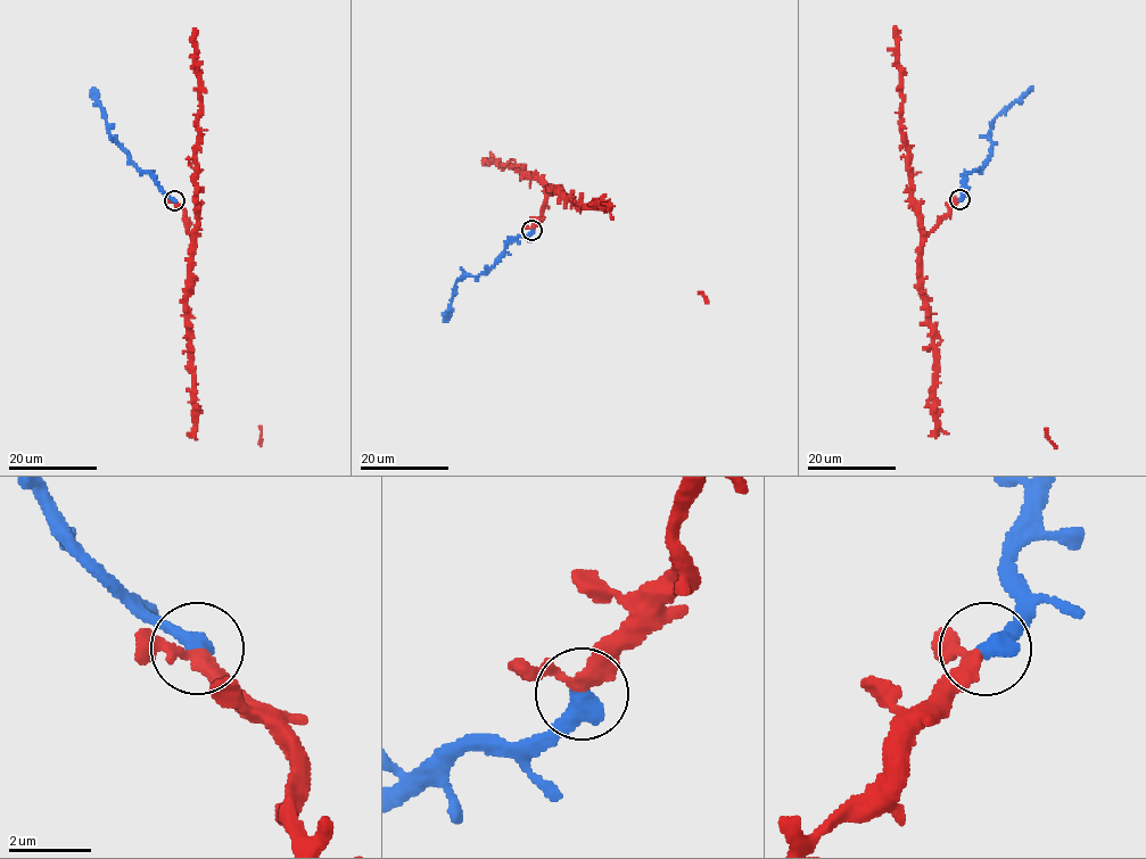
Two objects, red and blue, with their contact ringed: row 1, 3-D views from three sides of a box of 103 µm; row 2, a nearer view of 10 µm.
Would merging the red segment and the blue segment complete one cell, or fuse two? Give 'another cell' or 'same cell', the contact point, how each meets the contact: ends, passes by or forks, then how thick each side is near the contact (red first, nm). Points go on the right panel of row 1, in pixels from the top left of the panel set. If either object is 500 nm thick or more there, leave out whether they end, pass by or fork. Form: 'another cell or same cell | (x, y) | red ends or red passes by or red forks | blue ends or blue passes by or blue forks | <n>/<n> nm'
same cell | (959, 199) | 320/500 nm

